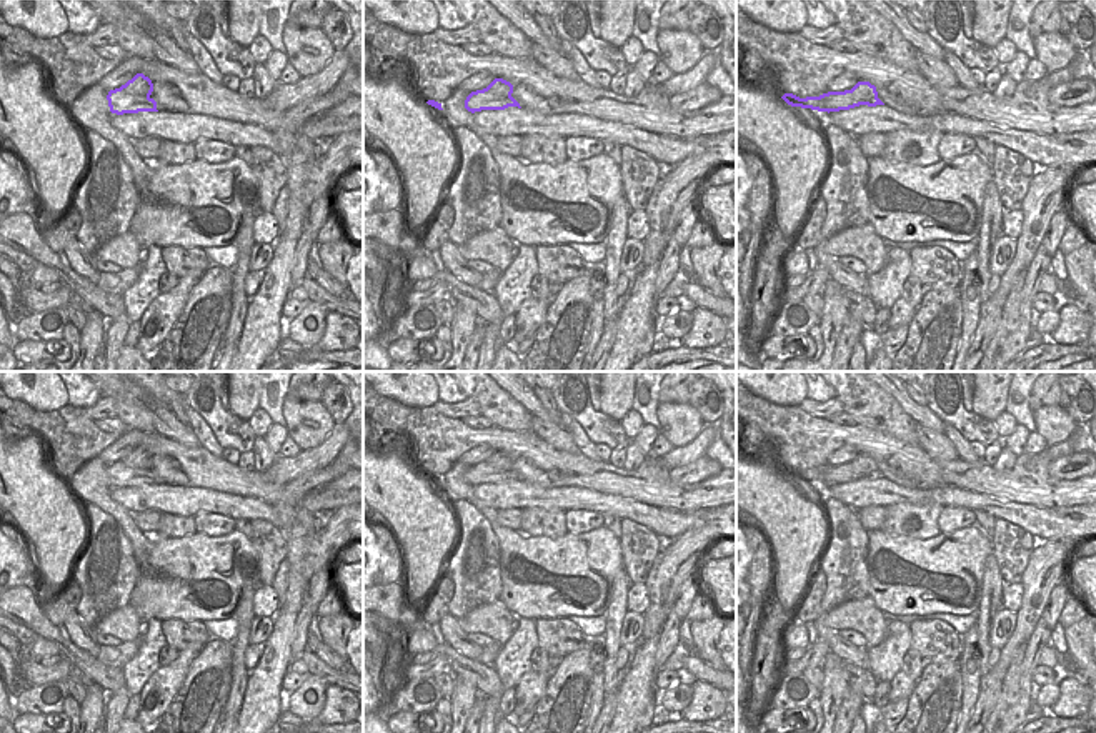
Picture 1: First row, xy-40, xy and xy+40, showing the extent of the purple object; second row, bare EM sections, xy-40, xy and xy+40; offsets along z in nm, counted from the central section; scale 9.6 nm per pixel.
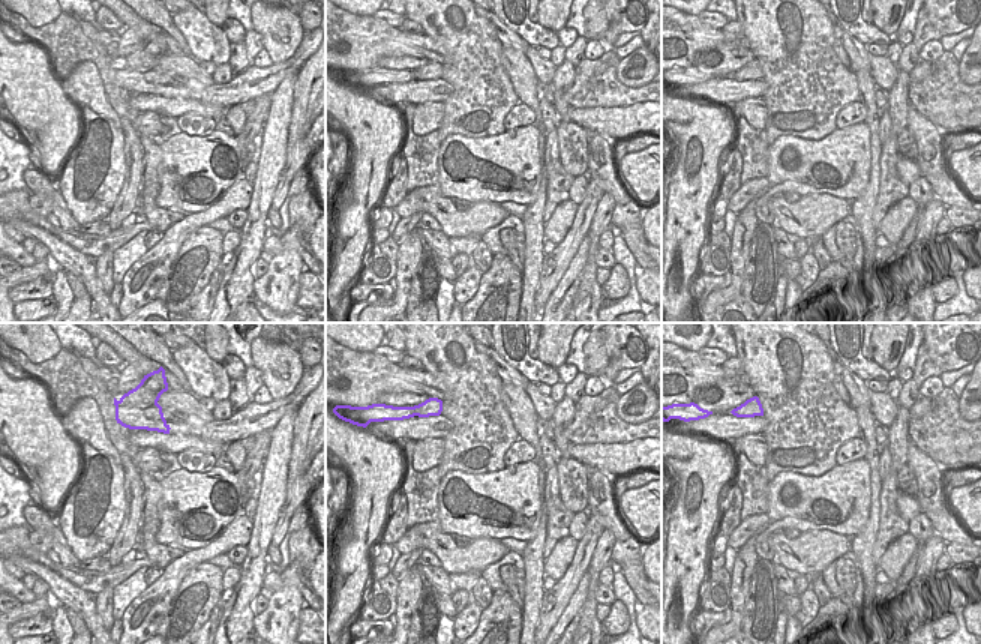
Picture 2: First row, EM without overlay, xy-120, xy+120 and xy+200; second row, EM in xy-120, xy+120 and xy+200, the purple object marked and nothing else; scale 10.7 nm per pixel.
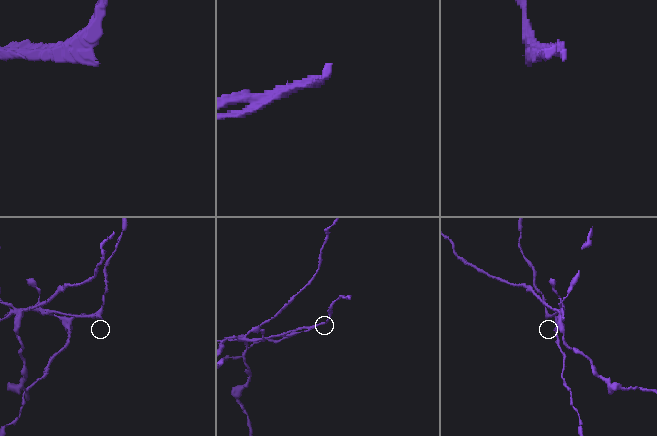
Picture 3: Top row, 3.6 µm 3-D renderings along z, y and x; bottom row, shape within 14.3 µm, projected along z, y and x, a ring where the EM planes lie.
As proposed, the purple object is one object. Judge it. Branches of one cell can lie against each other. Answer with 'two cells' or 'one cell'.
two cells

